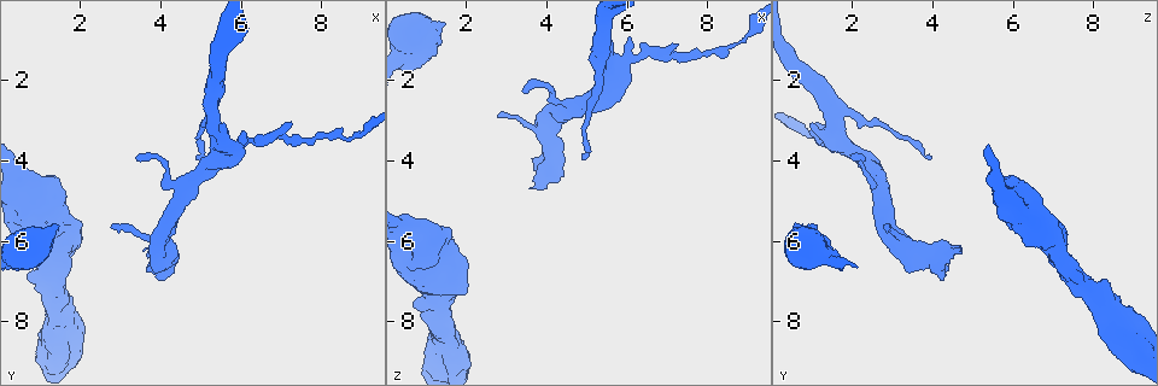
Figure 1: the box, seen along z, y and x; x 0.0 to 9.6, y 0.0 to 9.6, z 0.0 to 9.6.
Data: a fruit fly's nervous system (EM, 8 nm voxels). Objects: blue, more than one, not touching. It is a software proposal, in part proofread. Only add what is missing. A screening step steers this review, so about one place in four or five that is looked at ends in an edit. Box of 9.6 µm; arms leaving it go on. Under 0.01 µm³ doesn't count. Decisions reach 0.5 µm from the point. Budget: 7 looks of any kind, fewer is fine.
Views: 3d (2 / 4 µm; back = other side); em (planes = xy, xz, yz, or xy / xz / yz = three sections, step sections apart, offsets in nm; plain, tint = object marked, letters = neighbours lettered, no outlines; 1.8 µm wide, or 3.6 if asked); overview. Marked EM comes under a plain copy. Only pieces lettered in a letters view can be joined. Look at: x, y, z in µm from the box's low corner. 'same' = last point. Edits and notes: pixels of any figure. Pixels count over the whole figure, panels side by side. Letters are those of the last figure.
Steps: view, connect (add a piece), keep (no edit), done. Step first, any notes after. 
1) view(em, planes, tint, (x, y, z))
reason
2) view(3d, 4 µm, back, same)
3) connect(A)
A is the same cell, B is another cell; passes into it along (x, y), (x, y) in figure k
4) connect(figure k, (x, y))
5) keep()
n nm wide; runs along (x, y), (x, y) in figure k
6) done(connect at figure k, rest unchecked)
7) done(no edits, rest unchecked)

view(em, xz, step 4, tint, (3.60, 6.25, 4.65))
an open end

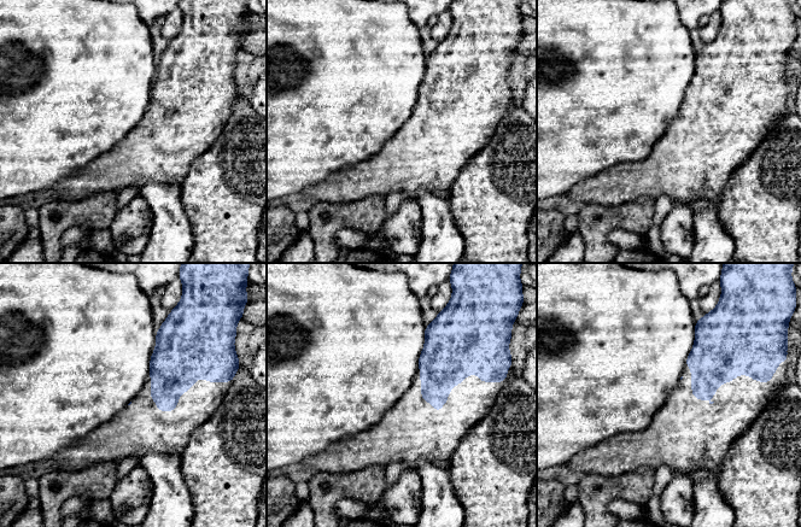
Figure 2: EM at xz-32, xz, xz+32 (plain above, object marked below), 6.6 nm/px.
view(em, planes, letters, same)
cut it another way

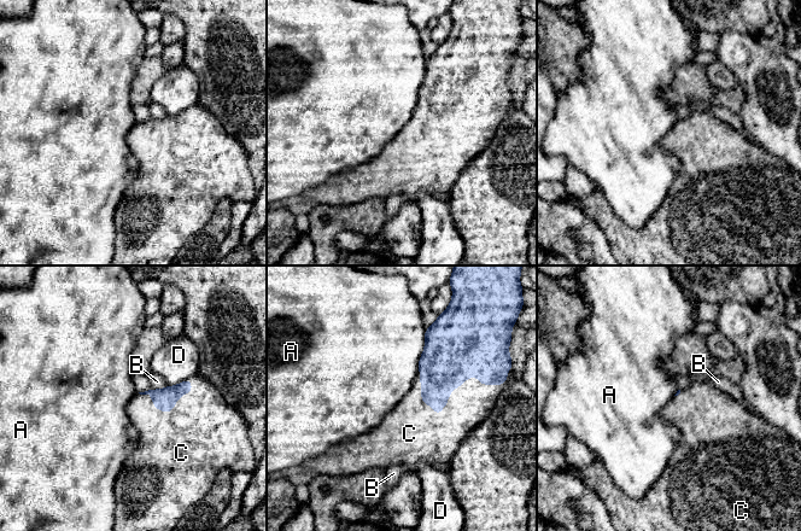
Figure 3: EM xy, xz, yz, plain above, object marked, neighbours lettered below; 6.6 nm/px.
connect(C)
C is the same cell, A, B and D are other cells; passes into it along (440, 374), (442, 412), (410, 432) in figure 3; the neuron continues

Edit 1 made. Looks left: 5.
view(overview)

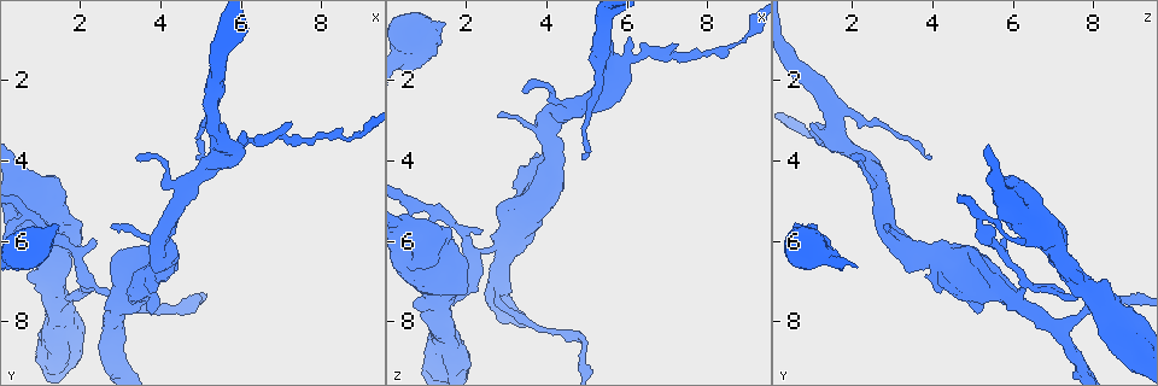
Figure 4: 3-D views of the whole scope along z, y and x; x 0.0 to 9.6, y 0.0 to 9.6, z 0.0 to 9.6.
view(em, yz, step 8, letters, (5.45, 3.05, 0.95))
free end

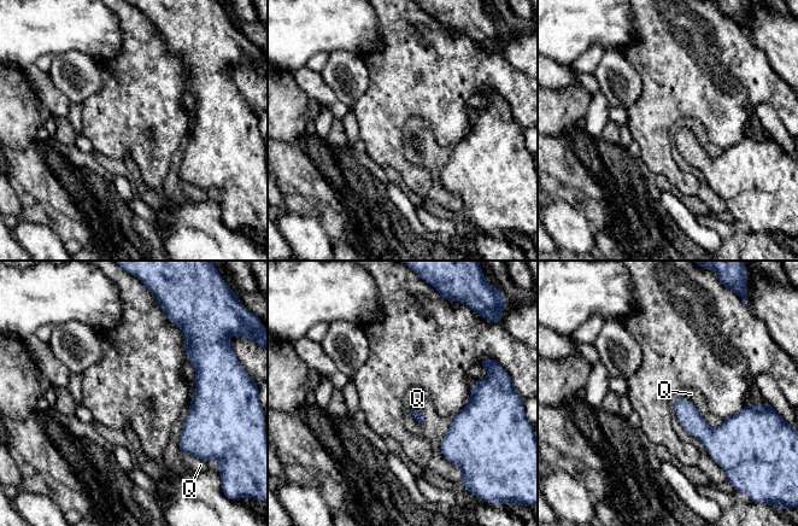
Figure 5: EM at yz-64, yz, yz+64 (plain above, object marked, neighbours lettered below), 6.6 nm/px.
view(em, planes, letters, same)

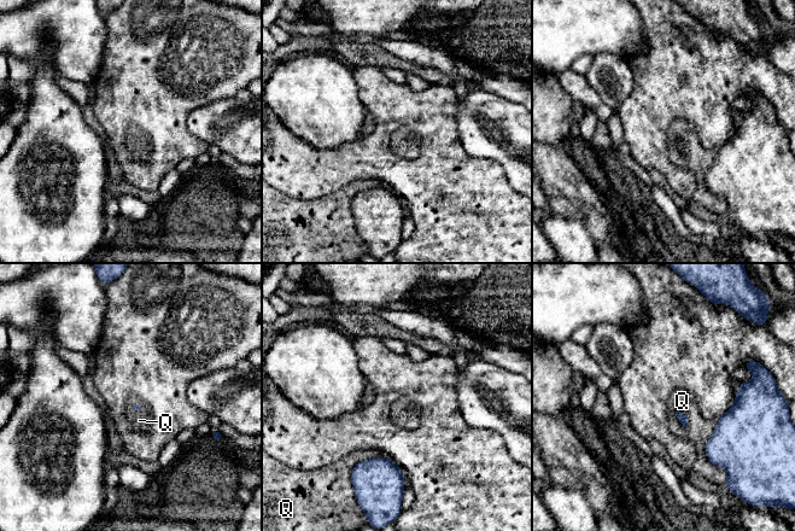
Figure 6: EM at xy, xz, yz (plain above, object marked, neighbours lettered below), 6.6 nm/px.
keep()
Q is another cell; border along (676, 410), (676, 418), (687, 427) in figure 6; no lettered piece goes on from it

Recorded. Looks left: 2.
done(connect at figure 3, rest unchecked)

